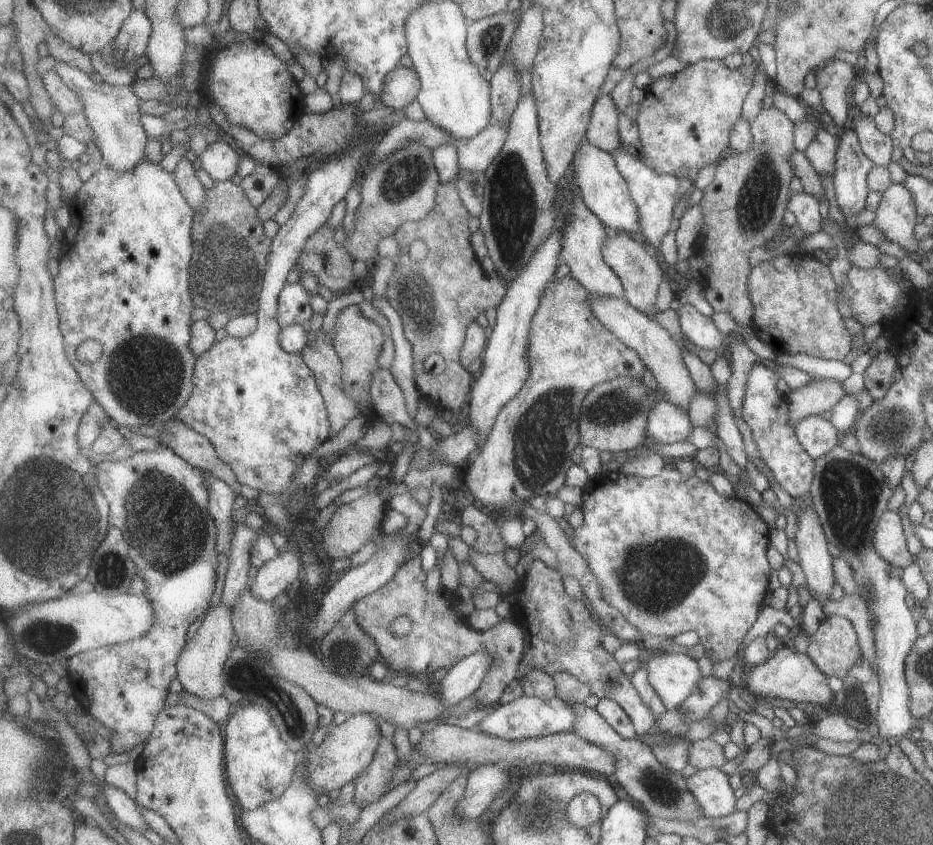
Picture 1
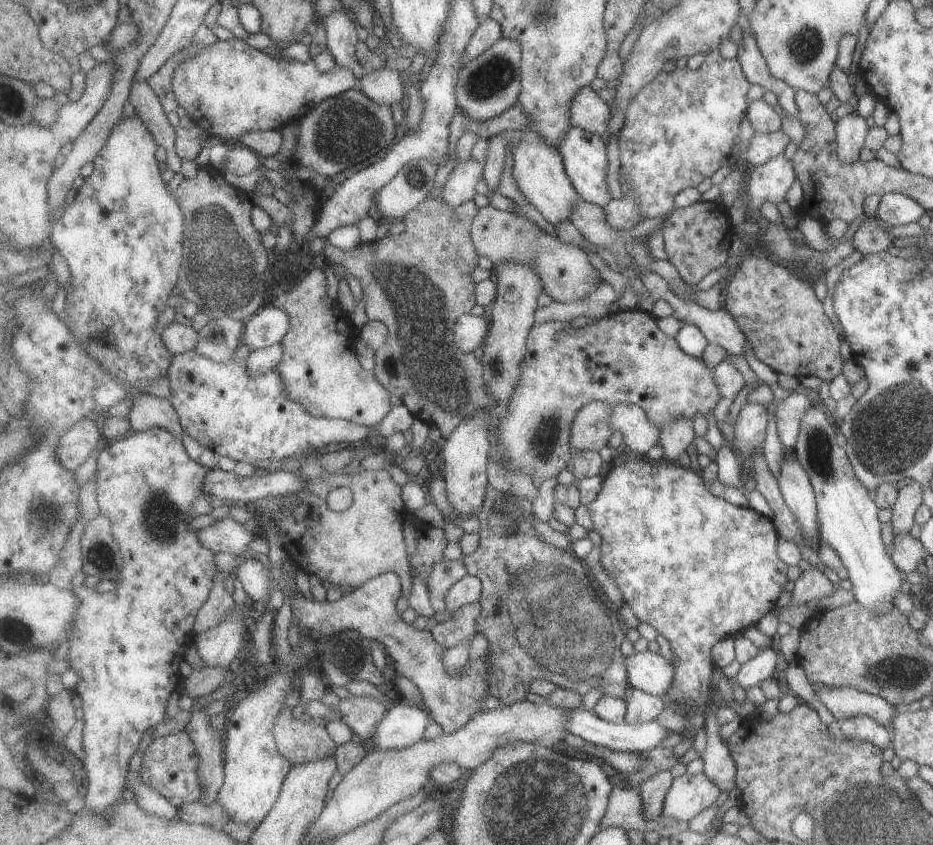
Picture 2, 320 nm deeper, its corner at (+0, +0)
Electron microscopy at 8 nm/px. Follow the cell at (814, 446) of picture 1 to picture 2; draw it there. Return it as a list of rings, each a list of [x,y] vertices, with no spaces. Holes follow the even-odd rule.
[[[793,392],[779,401],[774,408],[778,436],[786,450],[796,451],[802,420],[807,416],[809,408],[812,406],[807,395]]]

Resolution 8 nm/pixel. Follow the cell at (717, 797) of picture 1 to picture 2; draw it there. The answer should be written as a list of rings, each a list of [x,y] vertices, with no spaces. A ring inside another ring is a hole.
[[[702,771],[677,777],[667,793],[662,814],[678,821],[691,820],[709,806],[714,806],[722,790]]]

